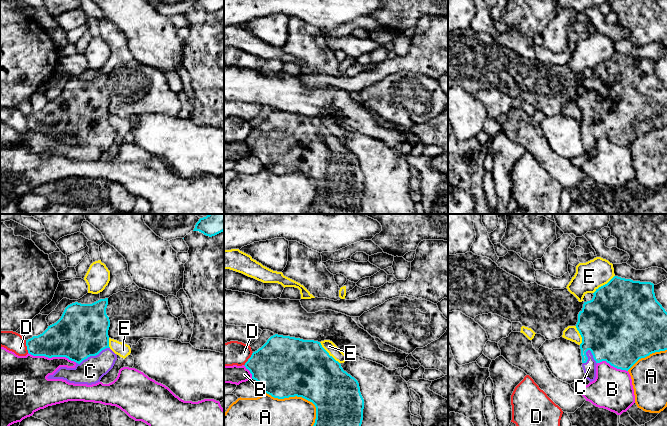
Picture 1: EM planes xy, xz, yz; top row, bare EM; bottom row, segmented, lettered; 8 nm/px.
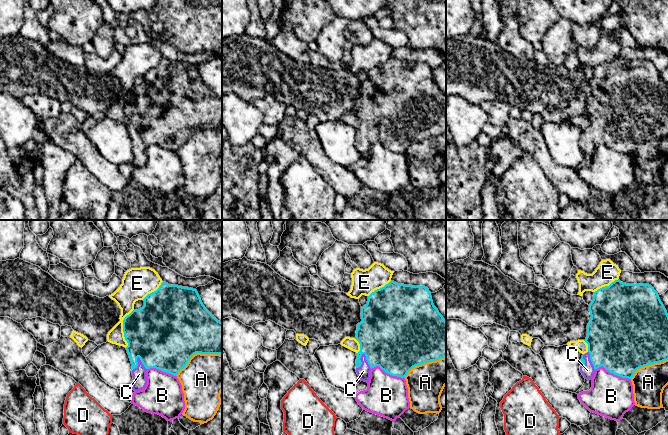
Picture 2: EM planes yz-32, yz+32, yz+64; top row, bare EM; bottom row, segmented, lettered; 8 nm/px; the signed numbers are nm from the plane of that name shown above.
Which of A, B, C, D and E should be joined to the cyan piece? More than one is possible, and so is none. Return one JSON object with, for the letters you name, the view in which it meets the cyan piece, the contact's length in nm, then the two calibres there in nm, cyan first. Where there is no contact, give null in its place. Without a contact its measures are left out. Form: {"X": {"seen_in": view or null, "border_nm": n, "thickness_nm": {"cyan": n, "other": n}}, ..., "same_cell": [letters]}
{"C": {"seen_in": "xy", "border_nm": 300, "thickness_nm": {"cyan": 420, "other": 200}}, "same_cell": ["C"]}

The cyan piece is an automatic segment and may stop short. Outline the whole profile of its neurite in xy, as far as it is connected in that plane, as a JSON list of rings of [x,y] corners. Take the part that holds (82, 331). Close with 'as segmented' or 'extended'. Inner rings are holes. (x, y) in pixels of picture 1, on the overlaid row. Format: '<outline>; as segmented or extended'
[[[108,298],[92,304],[78,302],[68,305],[61,318],[40,335],[26,340],[28,353],[33,356],[66,357],[76,363],[74,368],[60,367],[48,379],[63,379],[69,383],[92,385],[100,382],[114,366],[116,354],[109,347],[110,320],[106,314]]]; extended

